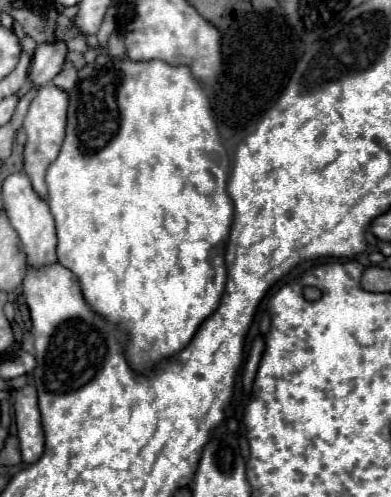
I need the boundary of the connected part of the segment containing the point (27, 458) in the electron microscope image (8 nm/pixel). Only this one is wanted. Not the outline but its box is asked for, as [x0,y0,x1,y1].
[15,385,43,463]

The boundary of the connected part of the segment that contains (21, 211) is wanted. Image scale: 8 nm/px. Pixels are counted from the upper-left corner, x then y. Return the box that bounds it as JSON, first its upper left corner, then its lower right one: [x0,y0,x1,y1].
[1,171,57,267]

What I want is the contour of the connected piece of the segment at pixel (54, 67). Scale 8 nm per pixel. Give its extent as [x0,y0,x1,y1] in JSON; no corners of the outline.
[29,41,67,87]

